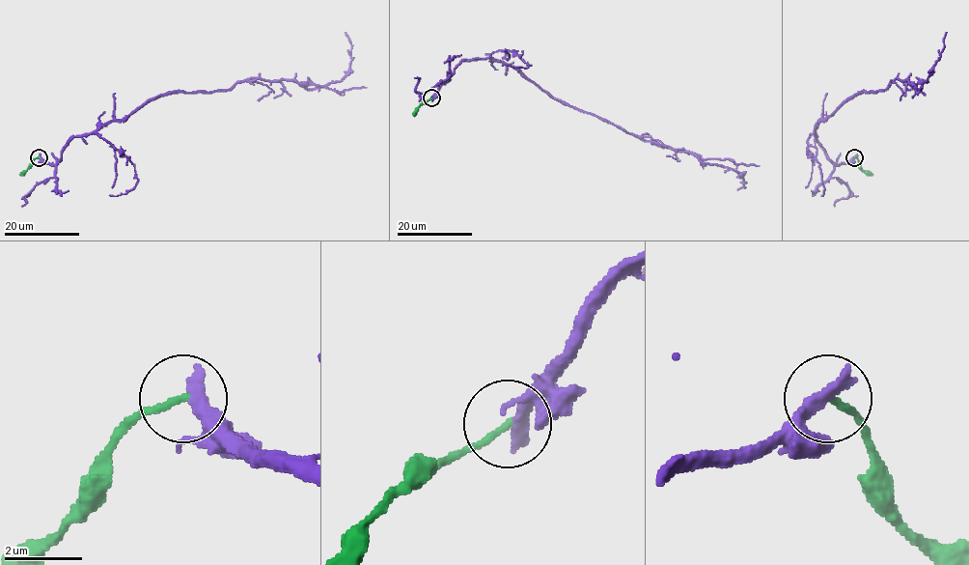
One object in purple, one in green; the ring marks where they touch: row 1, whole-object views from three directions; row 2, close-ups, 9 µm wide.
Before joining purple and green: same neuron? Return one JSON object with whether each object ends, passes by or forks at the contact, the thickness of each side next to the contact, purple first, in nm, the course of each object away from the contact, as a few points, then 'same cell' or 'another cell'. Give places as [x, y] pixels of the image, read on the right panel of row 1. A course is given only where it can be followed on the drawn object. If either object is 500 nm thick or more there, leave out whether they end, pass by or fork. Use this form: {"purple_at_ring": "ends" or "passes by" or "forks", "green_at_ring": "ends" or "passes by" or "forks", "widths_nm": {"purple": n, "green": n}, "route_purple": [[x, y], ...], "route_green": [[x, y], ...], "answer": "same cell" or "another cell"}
{"purple_at_ring": "ends", "green_at_ring": "ends", "widths_nm": {"purple": 420, "green": 150}, "route_purple": [[855, 157], [835, 164], [815, 127], [854, 95], [884, 90], [897, 78], [919, 89], [938, 59], [947, 32]], "route_green": [[855, 157], [864, 171], [872, 174]], "answer": "another cell"}

